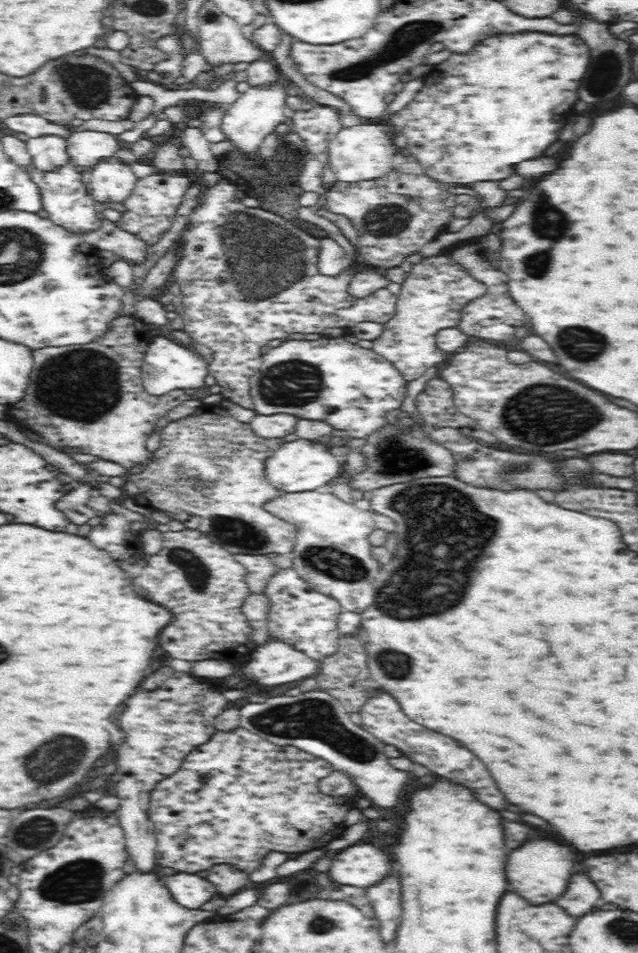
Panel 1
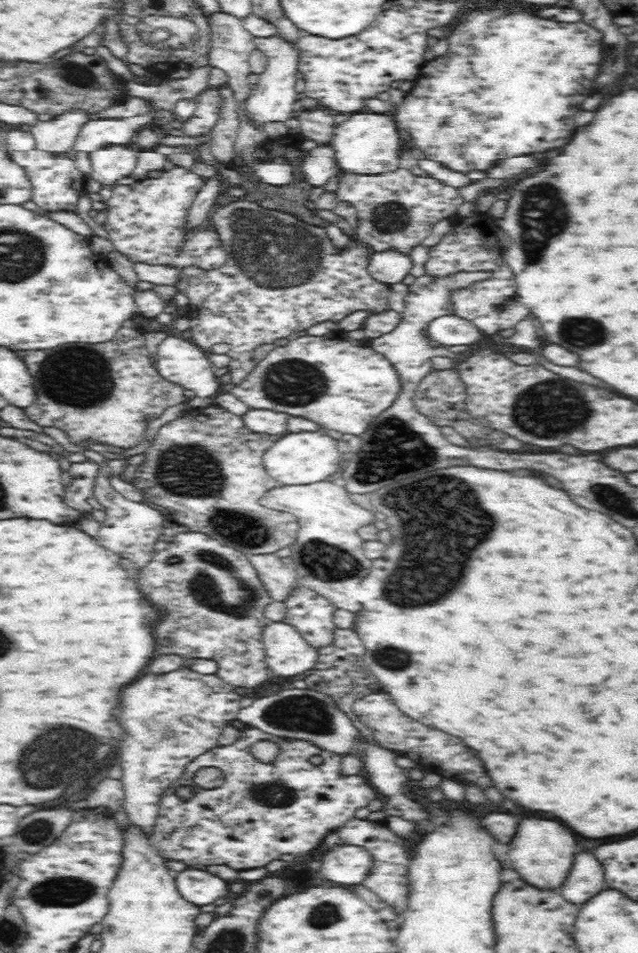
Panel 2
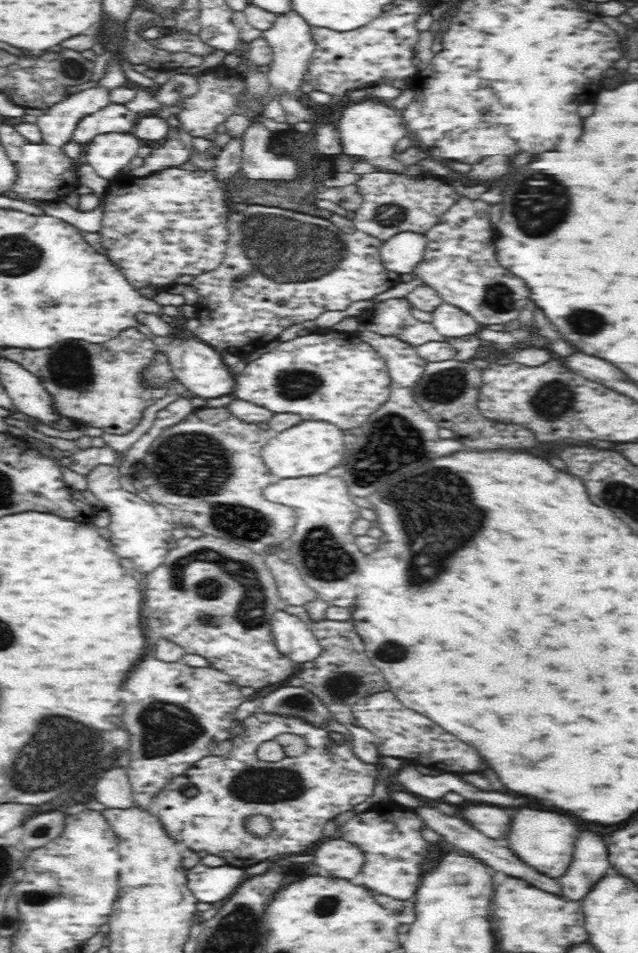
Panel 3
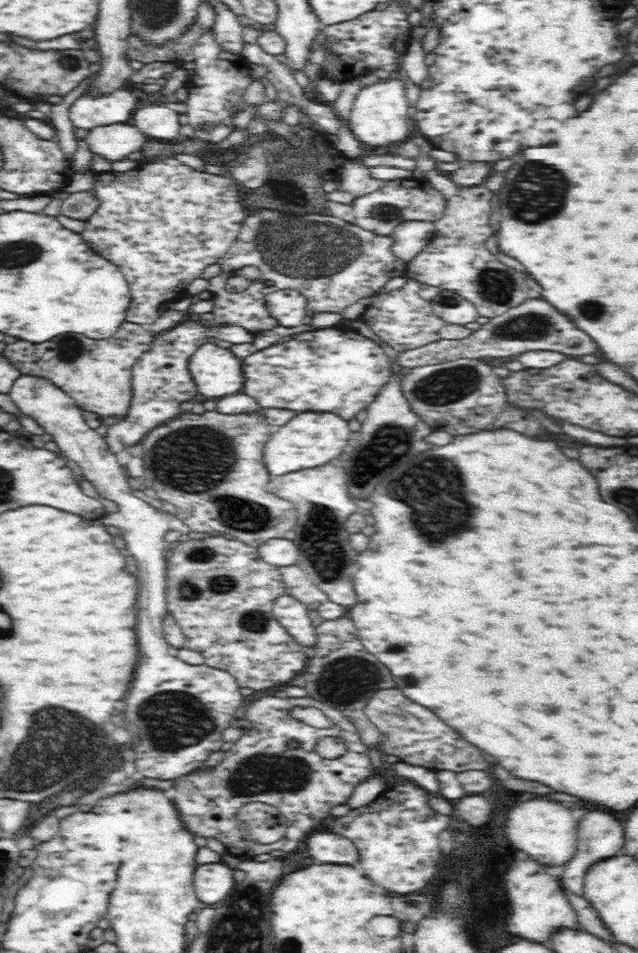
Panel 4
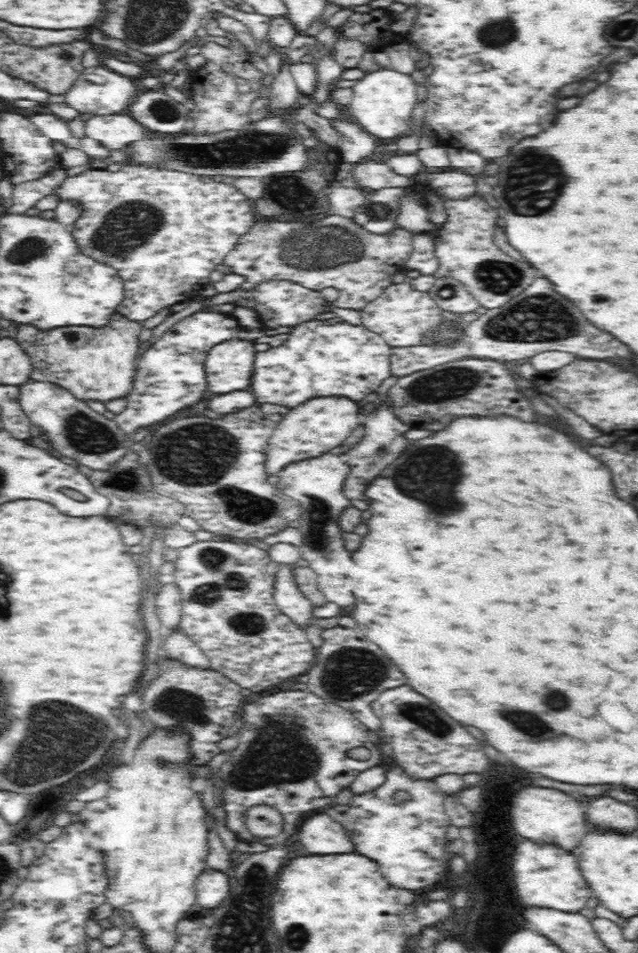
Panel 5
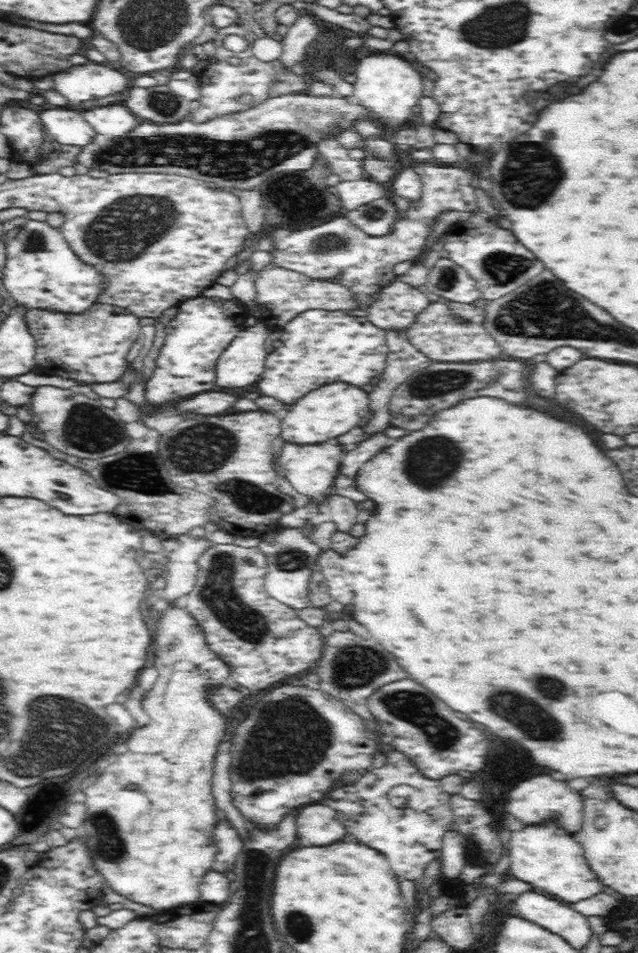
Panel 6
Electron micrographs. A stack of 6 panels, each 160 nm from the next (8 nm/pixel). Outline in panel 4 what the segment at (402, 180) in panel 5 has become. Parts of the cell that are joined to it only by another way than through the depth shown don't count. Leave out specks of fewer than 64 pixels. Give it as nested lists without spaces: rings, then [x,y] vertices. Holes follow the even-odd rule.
[[[349,160],[342,168],[340,182],[336,187],[354,197],[362,197],[380,190],[384,182],[388,182],[388,180],[380,180],[371,175],[370,166],[362,164],[360,160]]]

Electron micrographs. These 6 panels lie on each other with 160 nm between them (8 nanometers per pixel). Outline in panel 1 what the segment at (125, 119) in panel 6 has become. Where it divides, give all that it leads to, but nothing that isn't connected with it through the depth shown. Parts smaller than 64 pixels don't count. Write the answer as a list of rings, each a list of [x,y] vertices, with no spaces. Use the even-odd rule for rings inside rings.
[[[112,155],[100,158],[90,171],[90,188],[92,199],[98,202],[122,202],[134,188],[138,178],[134,175],[130,164]]]

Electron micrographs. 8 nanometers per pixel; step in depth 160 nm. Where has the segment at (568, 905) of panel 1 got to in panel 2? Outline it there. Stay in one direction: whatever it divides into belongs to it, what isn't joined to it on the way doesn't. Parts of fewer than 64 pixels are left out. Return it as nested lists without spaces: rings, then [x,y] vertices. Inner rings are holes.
[[[580,852],[574,856],[572,869],[564,886],[560,886],[560,894],[572,904],[584,904],[594,894],[604,888],[604,870],[600,870],[601,862],[590,852]]]

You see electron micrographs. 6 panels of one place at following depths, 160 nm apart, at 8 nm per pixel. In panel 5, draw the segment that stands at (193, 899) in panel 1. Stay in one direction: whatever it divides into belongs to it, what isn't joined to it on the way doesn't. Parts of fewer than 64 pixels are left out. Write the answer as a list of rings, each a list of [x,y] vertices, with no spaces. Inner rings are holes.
[[[208,867],[198,878],[195,888],[197,904],[204,906],[204,908],[216,908],[230,894],[229,877]]]

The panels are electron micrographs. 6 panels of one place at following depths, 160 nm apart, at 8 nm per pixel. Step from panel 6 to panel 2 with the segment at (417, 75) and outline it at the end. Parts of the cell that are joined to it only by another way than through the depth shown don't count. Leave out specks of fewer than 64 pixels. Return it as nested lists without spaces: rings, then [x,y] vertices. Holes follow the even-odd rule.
[[[356,112],[350,114],[348,120],[335,126],[333,149],[337,165],[342,173],[350,174],[384,174],[400,169],[400,152],[405,139],[398,130],[395,121],[386,113],[368,114]]]

